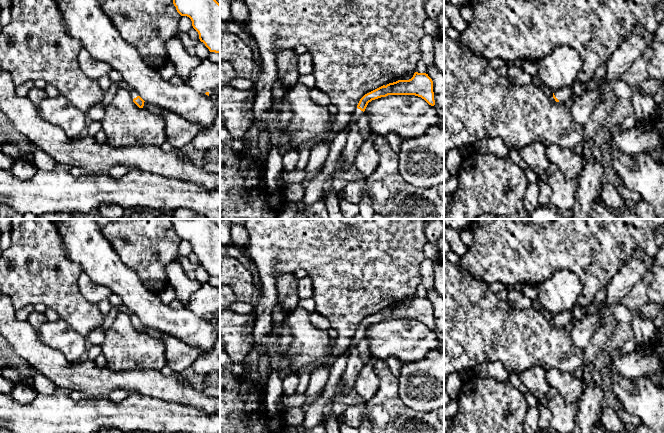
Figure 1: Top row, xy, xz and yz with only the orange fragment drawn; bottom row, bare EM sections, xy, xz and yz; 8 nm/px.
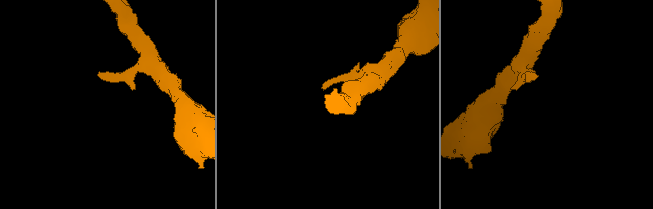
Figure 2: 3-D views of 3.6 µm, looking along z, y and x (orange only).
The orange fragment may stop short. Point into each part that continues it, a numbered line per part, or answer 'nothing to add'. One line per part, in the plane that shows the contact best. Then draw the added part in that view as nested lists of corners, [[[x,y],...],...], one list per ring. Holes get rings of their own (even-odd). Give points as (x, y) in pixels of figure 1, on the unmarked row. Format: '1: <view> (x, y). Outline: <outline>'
1: yz (562, 319). Outline: [[[572,310],[560,313],[554,317],[559,326],[564,326],[573,318]]]

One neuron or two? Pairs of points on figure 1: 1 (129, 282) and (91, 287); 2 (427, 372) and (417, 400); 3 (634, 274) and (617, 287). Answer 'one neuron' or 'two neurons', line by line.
1: two neurons
2: one neuron
3: one neuron

